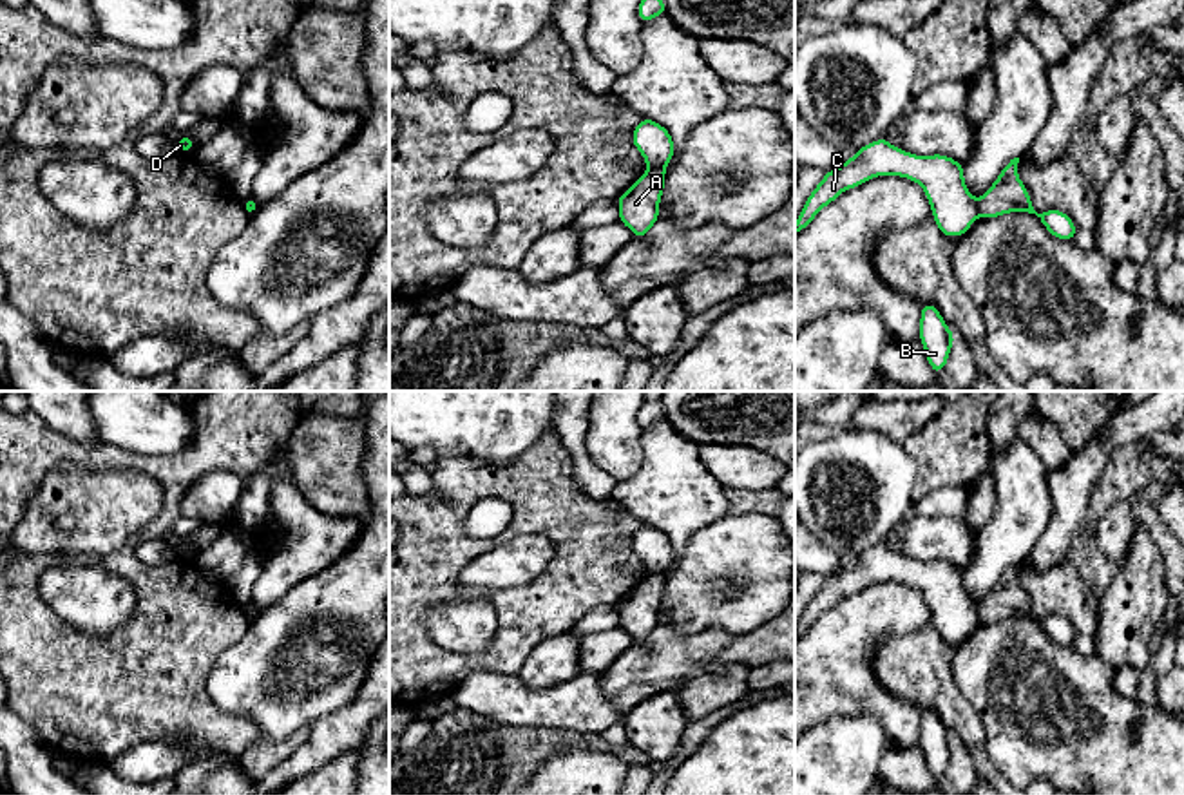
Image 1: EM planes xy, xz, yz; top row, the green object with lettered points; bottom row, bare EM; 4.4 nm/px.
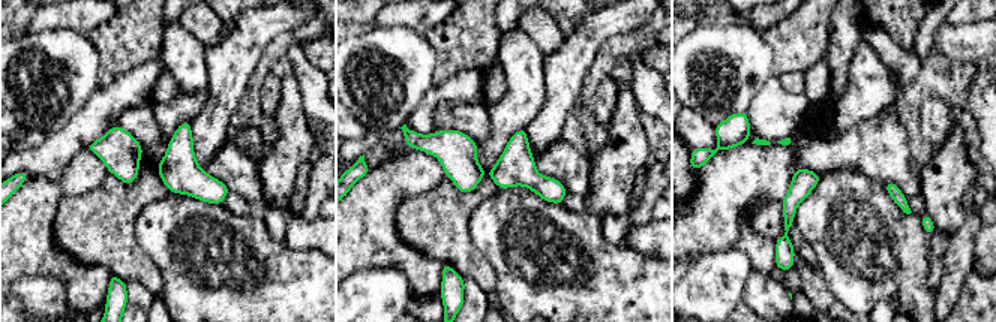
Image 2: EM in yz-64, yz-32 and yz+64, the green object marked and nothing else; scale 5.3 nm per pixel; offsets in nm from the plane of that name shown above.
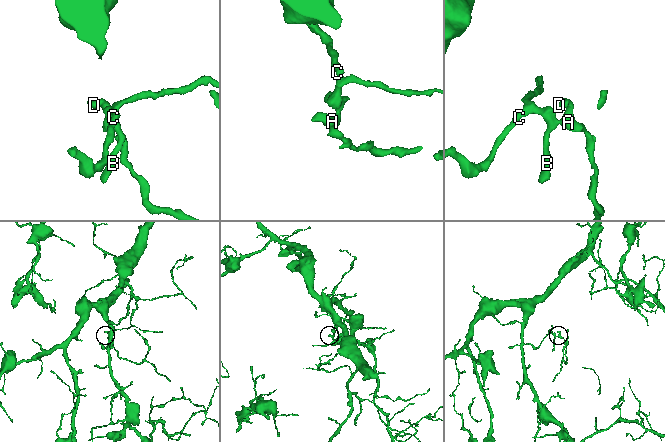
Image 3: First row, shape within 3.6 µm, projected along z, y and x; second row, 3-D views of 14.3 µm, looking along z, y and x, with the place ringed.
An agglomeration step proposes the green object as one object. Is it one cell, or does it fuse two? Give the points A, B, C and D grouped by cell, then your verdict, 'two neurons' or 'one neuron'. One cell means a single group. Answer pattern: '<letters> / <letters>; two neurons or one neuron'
A D / B C; two neurons

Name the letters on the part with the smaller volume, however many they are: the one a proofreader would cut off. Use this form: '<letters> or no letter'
A, D

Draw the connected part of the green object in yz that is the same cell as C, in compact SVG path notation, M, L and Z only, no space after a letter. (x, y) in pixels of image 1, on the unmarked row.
M880 543L864 551L851 565L824 581L804 608L795 630L795 641L844 596L876 581L902 581L921 590L931 608L932 623L947 643L963 641L979 621L978 608L965 590L961 569L941 560L914 561Z

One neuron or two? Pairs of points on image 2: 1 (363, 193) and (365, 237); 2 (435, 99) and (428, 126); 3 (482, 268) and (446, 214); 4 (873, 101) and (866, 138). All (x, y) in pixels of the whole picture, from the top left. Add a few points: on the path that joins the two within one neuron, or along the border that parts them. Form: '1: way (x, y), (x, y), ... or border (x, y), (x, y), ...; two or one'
1: way (365, 204), (365, 226); one
2: way (429, 105), (428, 120); one
3: way (468, 255), (446, 232), (446, 228); one
4: border (890, 107), (840, 132), (837, 131); two

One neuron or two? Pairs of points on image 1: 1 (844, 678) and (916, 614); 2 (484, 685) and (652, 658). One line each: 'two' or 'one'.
1: one
2: one

